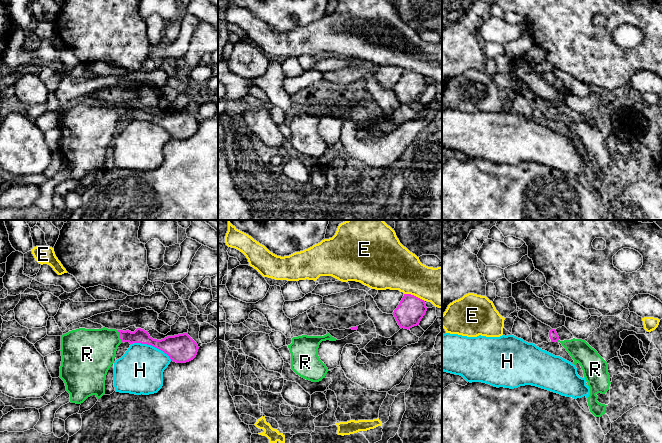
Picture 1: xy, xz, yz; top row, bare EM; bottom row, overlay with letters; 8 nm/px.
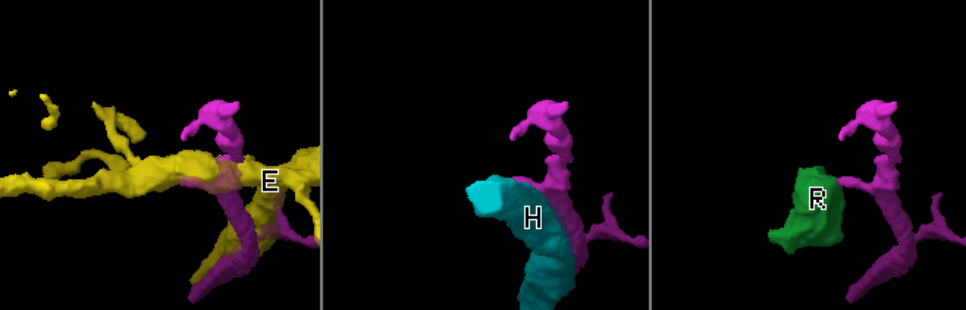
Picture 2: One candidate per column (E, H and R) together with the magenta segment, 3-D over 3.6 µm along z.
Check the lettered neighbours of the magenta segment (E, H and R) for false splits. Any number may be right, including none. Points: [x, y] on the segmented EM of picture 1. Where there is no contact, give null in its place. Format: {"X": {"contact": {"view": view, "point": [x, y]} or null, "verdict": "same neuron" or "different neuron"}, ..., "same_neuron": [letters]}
{"E": {"contact": {"view": "xz", "point": [413, 295]}, "verdict": "different neuron"}, "H": {"contact": {"view": "xy", "point": [152, 345]}, "verdict": "different neuron"}, "R": {"contact": {"view": "xy", "point": [120, 336]}, "verdict": "same neuron"}, "same_neuron": ["R"]}

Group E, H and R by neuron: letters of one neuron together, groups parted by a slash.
E / H / R

